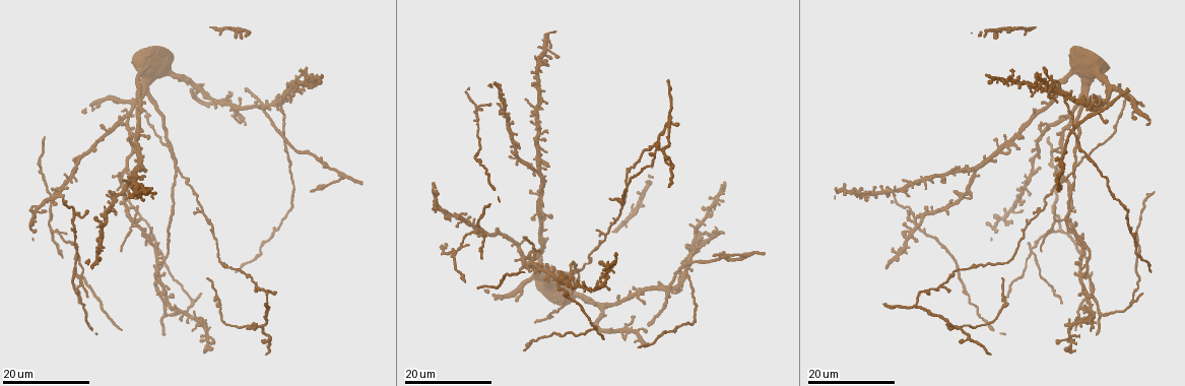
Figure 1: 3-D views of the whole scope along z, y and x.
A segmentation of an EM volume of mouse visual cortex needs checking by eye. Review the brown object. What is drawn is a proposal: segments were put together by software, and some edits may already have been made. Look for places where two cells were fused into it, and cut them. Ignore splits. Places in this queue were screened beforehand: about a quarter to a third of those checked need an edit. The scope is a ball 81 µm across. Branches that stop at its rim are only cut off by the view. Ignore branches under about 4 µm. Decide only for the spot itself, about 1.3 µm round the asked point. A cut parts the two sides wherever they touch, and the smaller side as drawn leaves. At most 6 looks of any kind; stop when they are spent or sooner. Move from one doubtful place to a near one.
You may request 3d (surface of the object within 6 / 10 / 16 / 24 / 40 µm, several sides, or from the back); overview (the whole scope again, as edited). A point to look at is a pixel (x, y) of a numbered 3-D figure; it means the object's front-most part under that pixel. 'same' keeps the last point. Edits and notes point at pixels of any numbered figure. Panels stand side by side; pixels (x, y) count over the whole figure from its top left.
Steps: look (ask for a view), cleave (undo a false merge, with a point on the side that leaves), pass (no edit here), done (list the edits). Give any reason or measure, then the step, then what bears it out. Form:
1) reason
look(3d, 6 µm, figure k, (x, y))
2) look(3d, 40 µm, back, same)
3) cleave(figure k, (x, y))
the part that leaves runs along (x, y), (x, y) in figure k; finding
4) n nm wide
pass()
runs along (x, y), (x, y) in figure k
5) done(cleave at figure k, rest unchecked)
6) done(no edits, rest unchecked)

thin arm on a thick one
look(3d, 16 µm, figure 1, (531, 262))

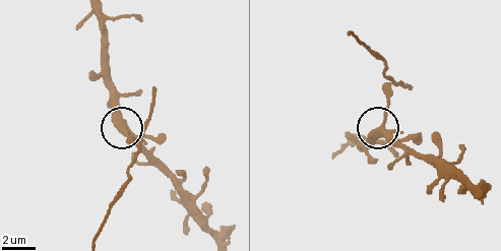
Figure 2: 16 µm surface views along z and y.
look(3d, 10 µm, figure 2, (125, 131))

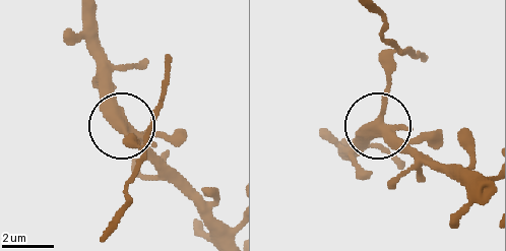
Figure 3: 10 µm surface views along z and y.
look(3d, 10 µm, back, figure 3, (123, 127))

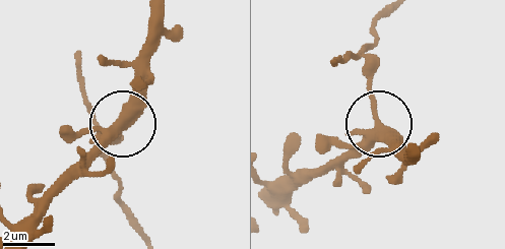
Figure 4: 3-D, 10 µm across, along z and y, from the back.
3 arms
pass()
all the same cell

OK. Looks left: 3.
three arms meet
look(3d, 16 µm, figure 1, (480, 228))

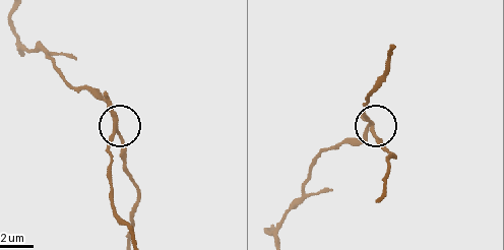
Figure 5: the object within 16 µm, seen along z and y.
look(3d, 6 µm, figure 5, (115, 129))

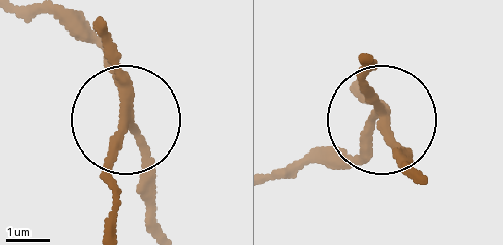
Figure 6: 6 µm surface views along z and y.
210 nm wide
cleave(figure 6, (105, 45))
the part that leaves runs along (123, 111), (145, 150), (148, 228) in figure 6; two cells meet here

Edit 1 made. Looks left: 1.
done(cleave at figure 6, rest unchecked)

